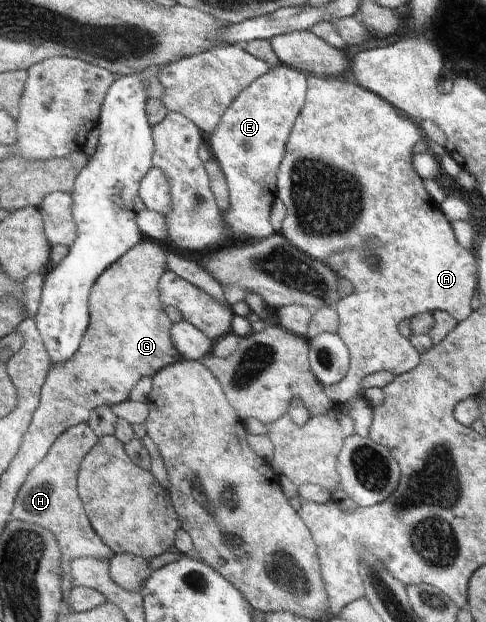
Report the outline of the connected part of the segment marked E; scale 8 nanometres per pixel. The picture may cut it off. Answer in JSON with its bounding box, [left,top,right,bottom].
[208,64,307,242]

